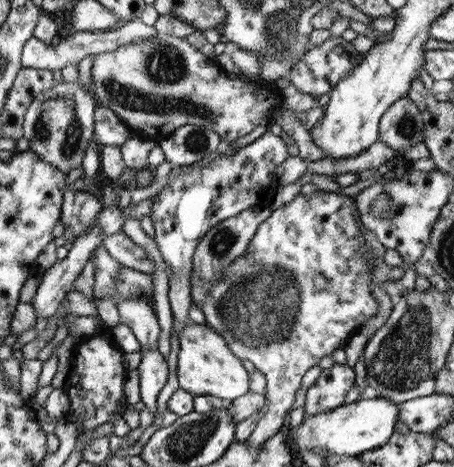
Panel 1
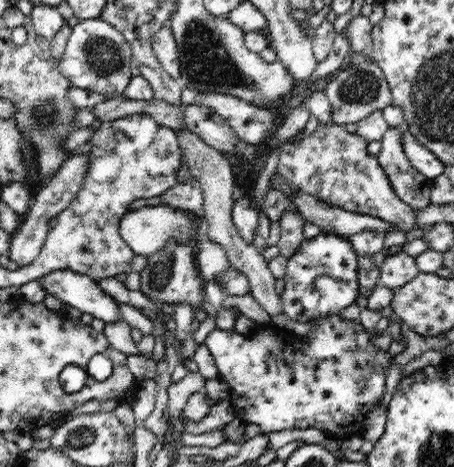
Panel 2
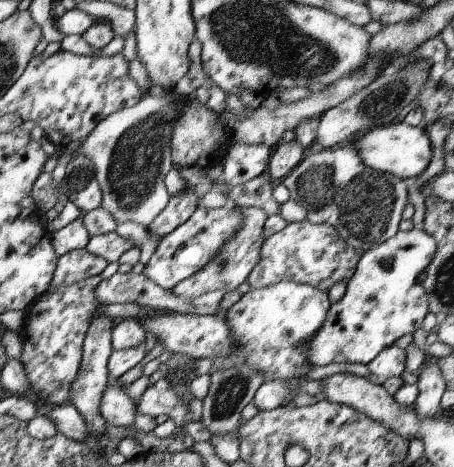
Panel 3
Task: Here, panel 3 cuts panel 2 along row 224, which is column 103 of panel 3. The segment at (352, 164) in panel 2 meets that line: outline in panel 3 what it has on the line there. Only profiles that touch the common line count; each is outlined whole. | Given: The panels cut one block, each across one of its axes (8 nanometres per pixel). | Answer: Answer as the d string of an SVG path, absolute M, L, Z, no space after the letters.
M111 382L111 384L107 384L107 388L105 388L103 396L101 396L99 412L107 420L107 424L129 428L129 426L135 424L137 406L121 388L117 388Z

